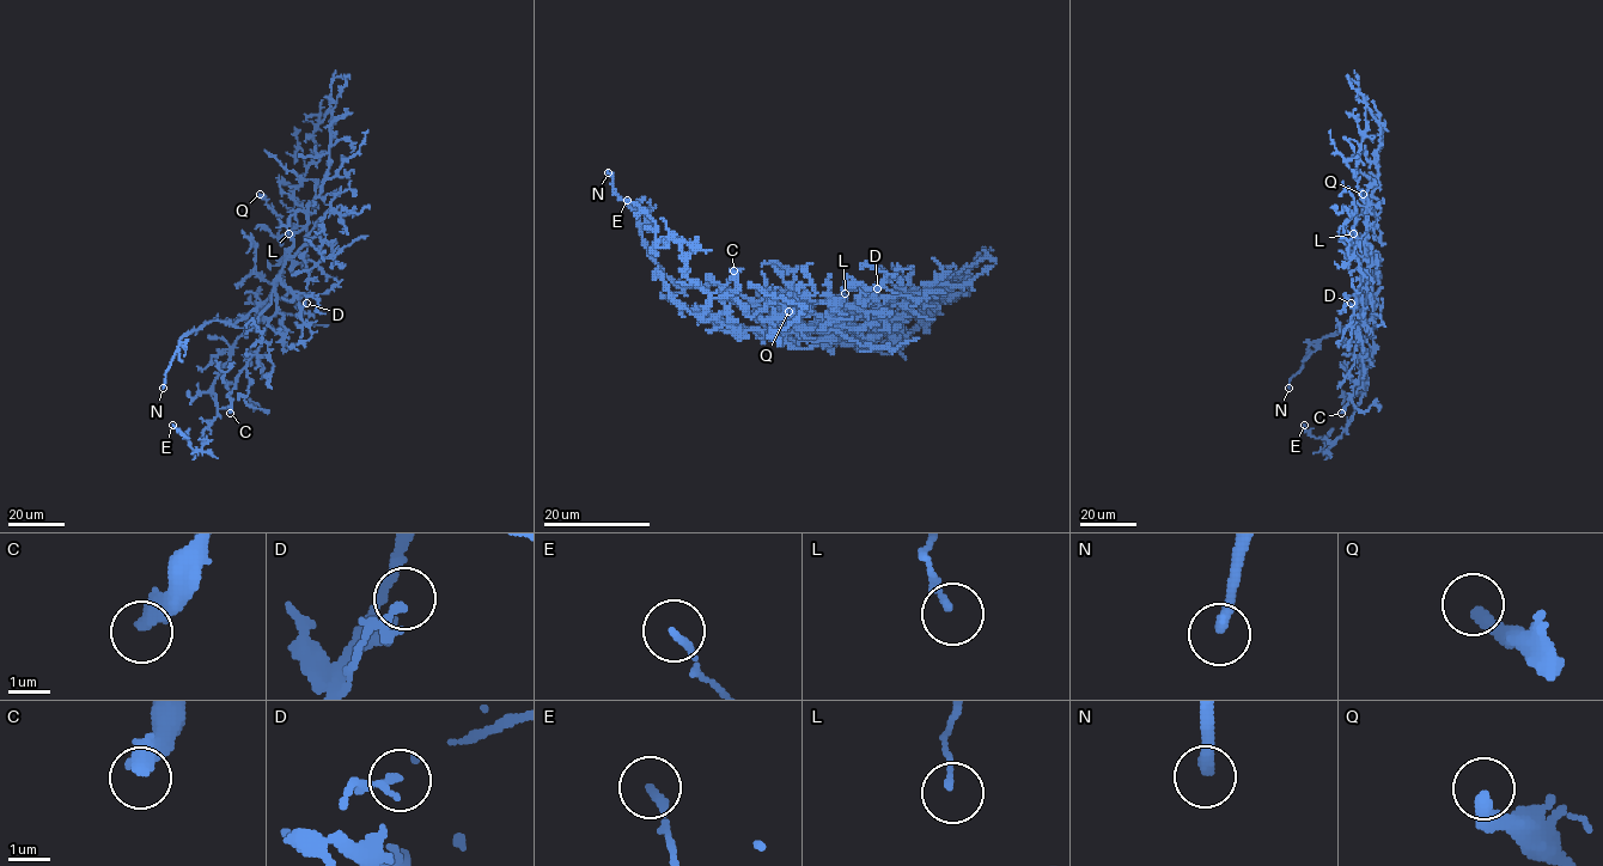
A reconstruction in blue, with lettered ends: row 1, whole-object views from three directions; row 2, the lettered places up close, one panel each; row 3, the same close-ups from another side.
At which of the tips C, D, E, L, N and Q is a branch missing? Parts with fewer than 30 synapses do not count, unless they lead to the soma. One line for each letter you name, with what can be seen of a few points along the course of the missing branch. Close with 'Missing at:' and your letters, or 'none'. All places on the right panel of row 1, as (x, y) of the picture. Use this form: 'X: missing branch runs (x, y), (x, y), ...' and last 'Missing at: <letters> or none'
C: missing branch runs (1341, 413), (1351, 400), (1335, 413)
N: missing branch runs (1288, 388), (1296, 407), (1317, 431)
Missing at: C, N

